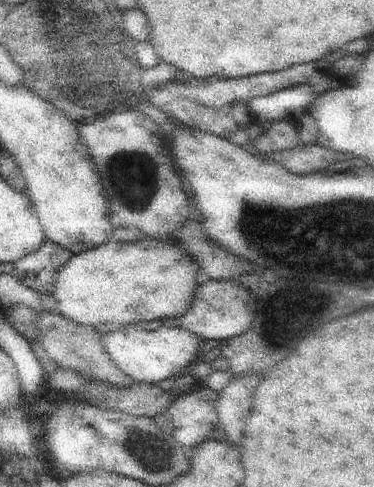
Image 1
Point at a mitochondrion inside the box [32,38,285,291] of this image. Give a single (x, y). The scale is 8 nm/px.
(134, 176)

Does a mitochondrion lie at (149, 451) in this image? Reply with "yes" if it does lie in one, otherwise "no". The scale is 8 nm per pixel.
yes

